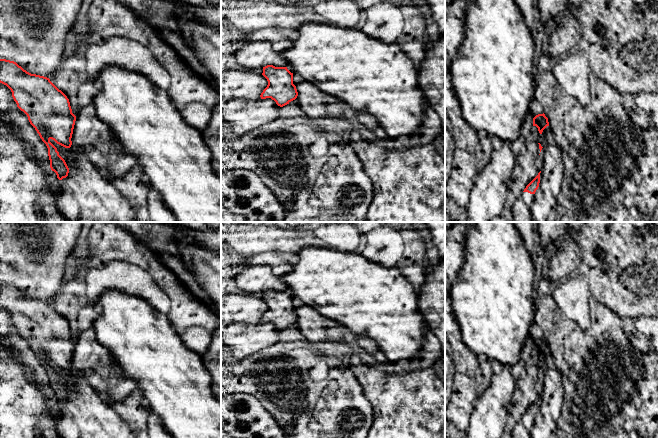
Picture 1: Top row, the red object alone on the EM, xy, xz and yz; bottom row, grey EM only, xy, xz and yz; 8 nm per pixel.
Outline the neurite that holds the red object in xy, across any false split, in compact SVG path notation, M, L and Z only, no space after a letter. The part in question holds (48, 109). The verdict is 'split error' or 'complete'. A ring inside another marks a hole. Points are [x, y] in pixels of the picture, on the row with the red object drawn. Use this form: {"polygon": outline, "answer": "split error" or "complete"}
{"polygon": "M0 59L0 83L6 85L11 90L17 107L27 115L30 124L46 144L51 170L56 173L59 180L66 178L69 168L50 140L54 140L57 144L65 148L70 148L72 145L71 138L76 116L72 113L67 96L49 78L31 74L16 62L6 59Z", "answer": "complete"}

